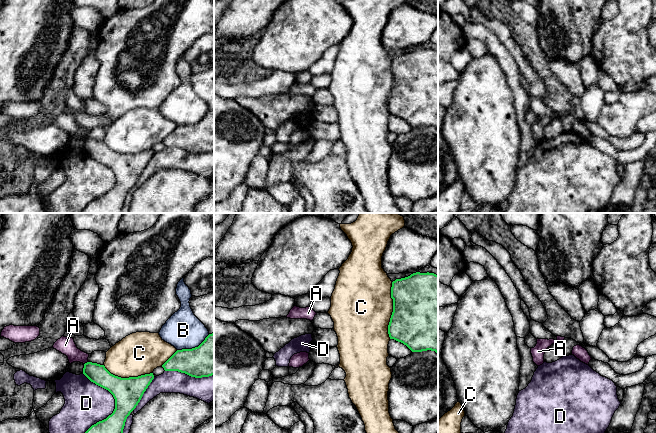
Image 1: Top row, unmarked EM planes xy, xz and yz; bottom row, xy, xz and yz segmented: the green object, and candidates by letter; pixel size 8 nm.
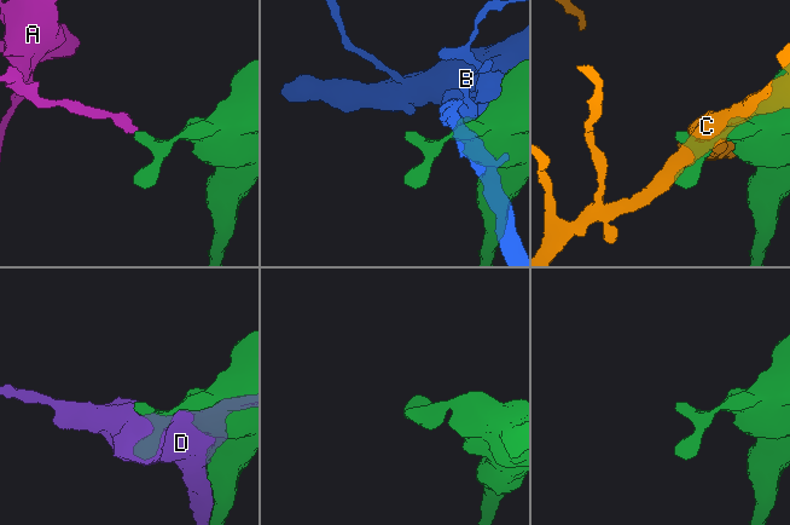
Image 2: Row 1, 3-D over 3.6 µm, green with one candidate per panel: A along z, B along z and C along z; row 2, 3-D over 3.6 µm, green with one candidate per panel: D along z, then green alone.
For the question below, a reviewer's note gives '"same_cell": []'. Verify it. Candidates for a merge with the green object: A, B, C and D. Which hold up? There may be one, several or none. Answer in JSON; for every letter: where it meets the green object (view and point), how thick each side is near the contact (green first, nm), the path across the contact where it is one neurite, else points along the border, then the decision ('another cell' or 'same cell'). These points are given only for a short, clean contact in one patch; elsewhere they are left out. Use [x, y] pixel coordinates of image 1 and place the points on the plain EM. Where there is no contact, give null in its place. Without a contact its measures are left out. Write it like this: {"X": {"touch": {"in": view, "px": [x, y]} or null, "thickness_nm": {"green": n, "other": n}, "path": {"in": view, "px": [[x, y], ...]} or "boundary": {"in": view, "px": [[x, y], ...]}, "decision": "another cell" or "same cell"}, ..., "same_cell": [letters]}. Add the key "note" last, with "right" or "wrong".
{"A": {"touch": {"in": "xy", "px": [85, 139]}, "thickness_nm": {"green": 160, "other": 140}, "boundary": {"in": "xy", "px": [[87, 137], [84, 140]]}, "decision": "another cell"}, "B": {"touch": {"in": "xy", "px": [193, 124]}, "thickness_nm": {"green": 300, "other": 300}, "decision": "another cell"}, "C": {"touch": {"in": "xz", "px": [393, 86]}, "thickness_nm": {"green": 500, "other": 480}, "decision": "another cell"}, "D": {"touch": {"in": "xy", "px": [115, 181]}, "thickness_nm": {"green": 240, "other": 340}, "decision": "another cell"}, "same_cell": [], "note": "right"}

